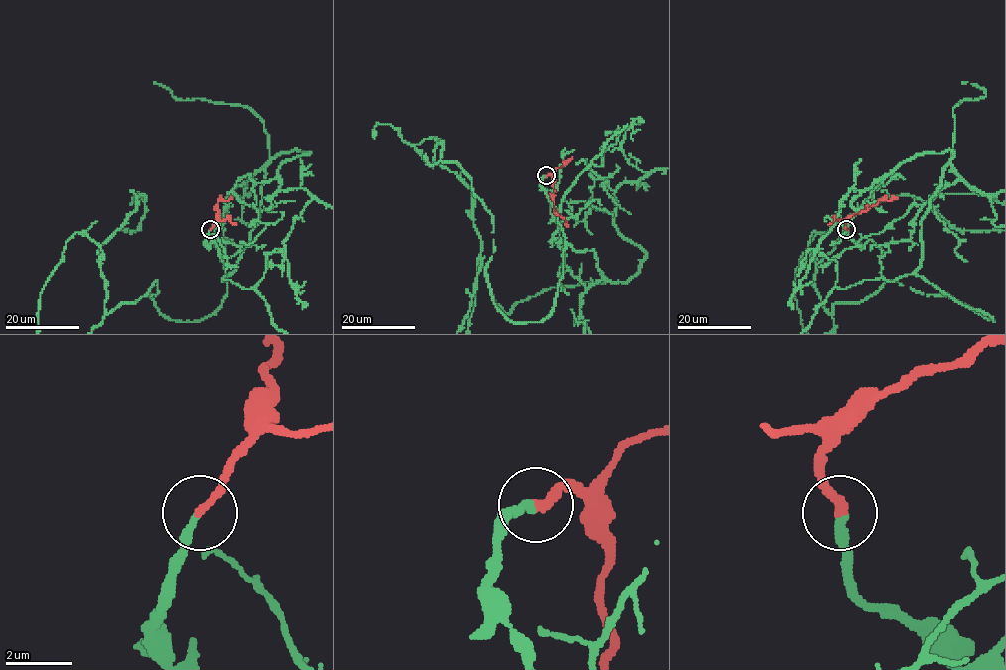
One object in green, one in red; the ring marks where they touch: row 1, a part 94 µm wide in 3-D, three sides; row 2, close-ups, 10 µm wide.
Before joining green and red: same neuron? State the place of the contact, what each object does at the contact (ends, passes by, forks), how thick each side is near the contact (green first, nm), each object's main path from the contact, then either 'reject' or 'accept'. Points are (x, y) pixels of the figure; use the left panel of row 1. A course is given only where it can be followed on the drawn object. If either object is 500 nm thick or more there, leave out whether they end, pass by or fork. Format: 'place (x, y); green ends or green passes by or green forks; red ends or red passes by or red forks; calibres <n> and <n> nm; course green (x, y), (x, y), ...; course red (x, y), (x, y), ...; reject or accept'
place (210, 229); green ends; red ends; calibres 240 and 260 nm; course green (210, 230), (226, 295), (193, 321), (162, 315), (157, 280), (104, 313), (98, 249), (143, 194), (115, 242); course red (210, 230), (218, 216), (217, 201), (232, 197); accept

